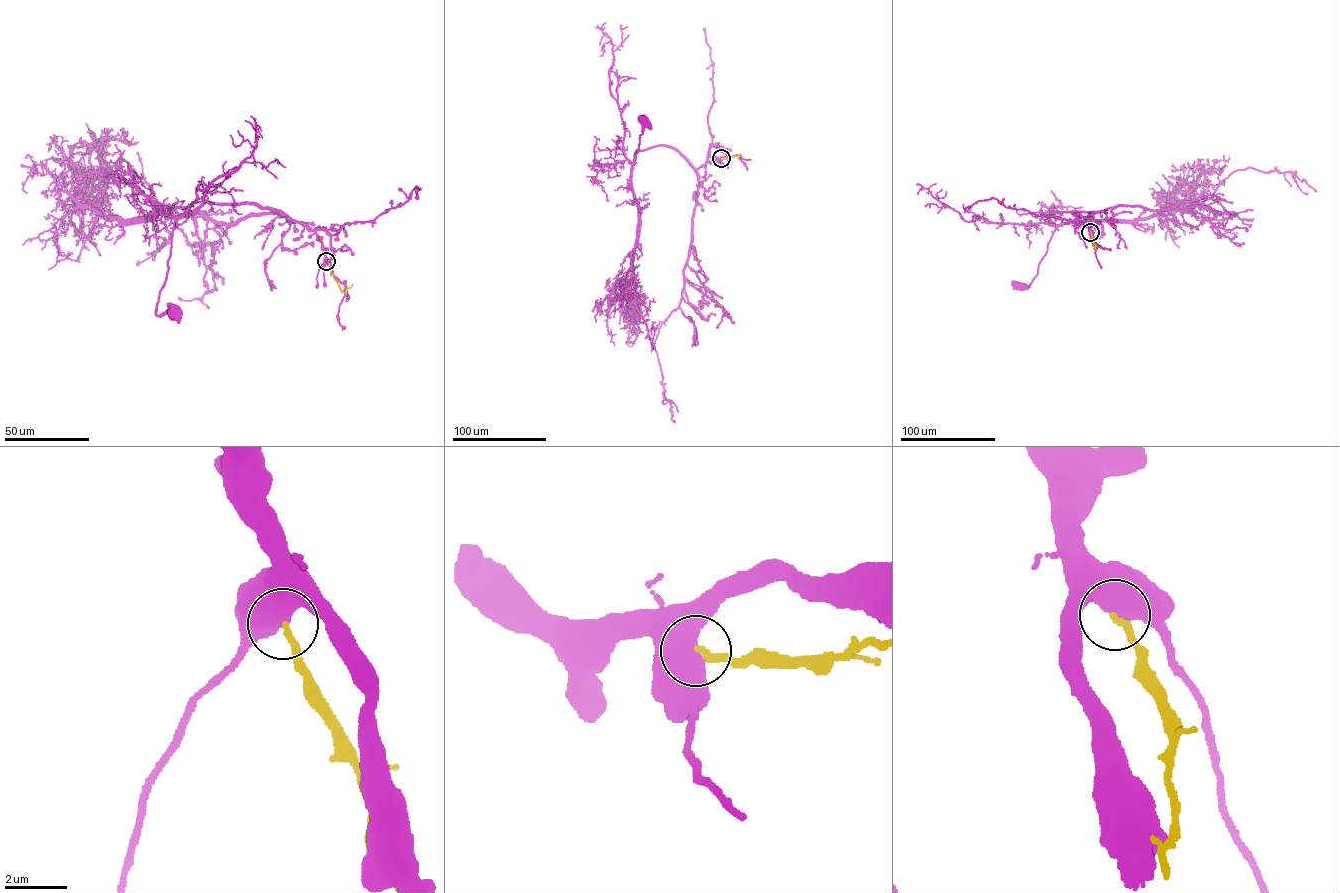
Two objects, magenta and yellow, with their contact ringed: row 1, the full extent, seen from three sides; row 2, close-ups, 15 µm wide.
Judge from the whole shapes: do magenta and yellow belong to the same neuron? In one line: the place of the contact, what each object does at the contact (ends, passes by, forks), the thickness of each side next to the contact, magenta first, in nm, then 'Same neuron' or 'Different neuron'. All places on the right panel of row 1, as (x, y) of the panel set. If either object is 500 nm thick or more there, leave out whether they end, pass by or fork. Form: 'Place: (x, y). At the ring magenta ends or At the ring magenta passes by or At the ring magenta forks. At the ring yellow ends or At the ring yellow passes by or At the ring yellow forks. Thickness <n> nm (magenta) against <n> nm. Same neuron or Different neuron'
Place: (1090, 232). Thickness 850 nm (magenta) against 190 nm. Different neuron

